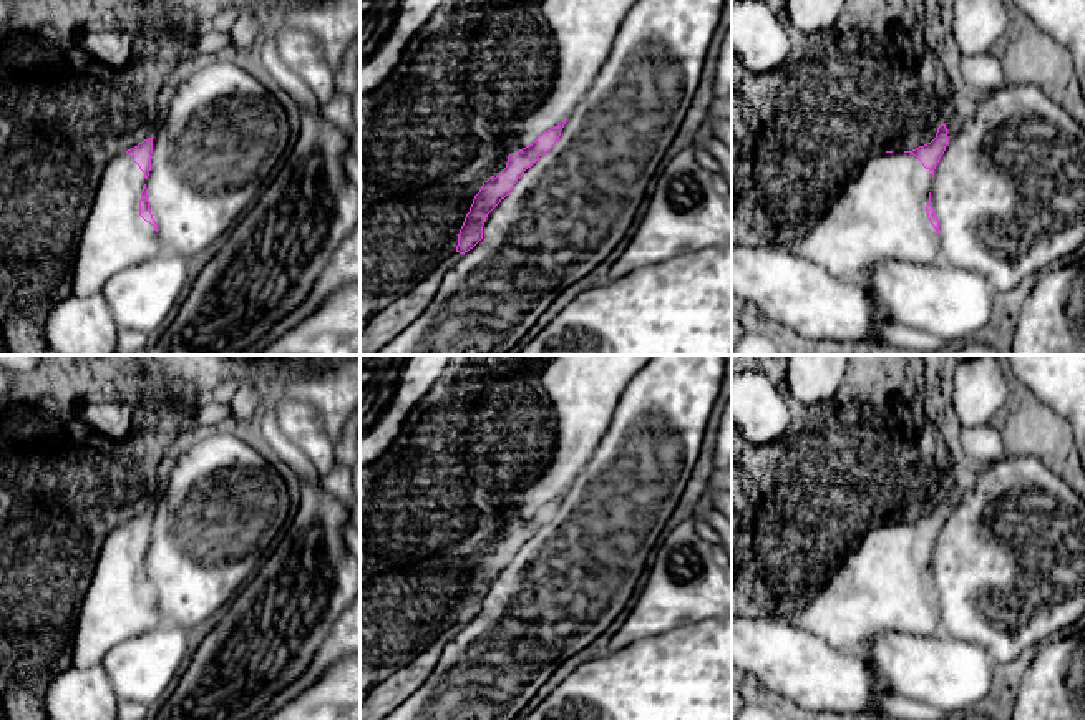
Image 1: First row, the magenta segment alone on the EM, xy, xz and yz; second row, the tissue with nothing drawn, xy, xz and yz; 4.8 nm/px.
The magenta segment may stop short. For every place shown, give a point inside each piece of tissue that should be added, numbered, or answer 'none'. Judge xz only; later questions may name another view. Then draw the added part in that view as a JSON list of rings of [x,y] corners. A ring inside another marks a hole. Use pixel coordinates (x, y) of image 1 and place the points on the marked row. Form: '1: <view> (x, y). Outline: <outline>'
1: xz (584, 30). Outline: [[[541,0],[541,10],[552,32],[557,53],[554,85],[536,111],[506,124],[501,134],[501,163],[494,178],[506,168],[511,153],[533,144],[539,134],[569,118],[594,85],[612,51],[614,40],[625,15],[637,2],[639,0]]]

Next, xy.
1: xy (115, 236). Outline: [[[128,153],[105,168],[75,254],[71,295],[101,294],[114,274],[161,254],[156,229],[139,216],[144,184]]]

